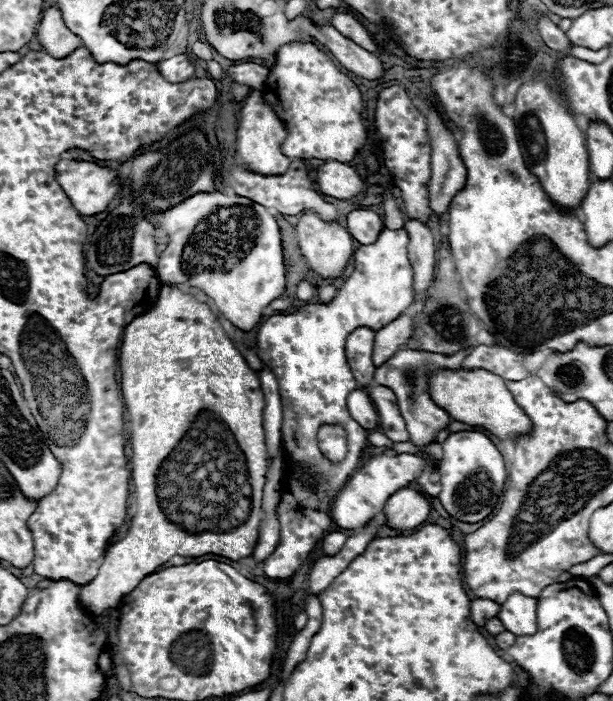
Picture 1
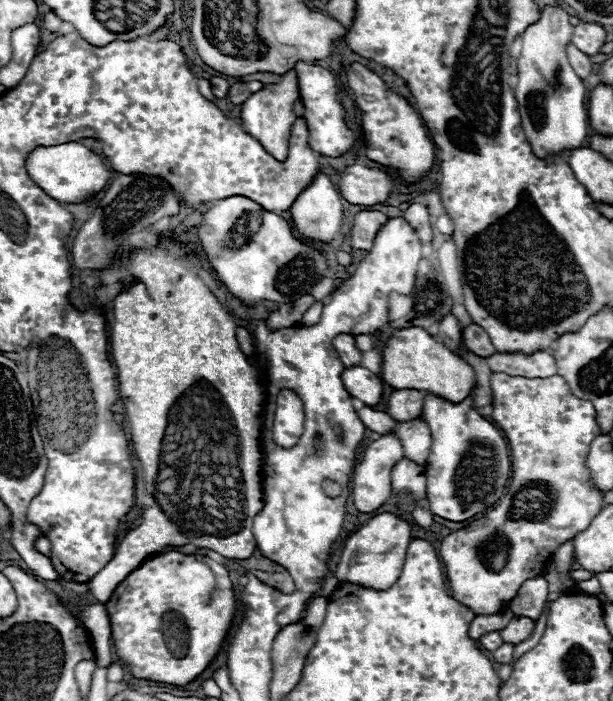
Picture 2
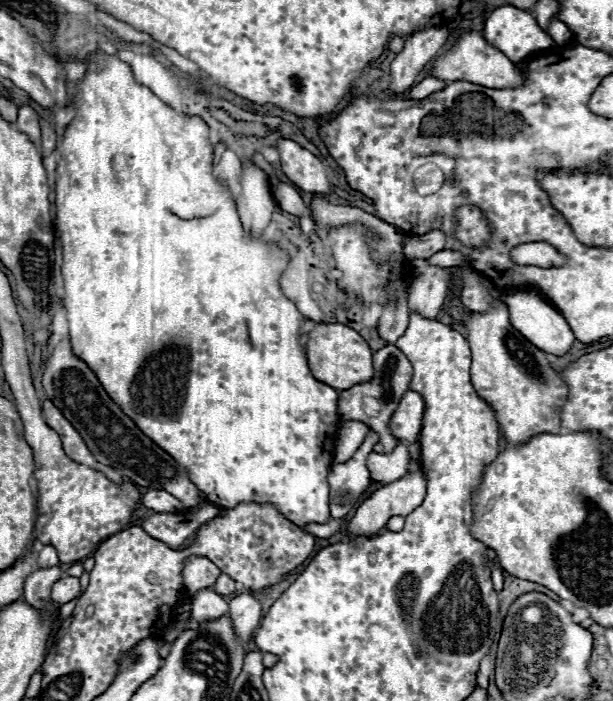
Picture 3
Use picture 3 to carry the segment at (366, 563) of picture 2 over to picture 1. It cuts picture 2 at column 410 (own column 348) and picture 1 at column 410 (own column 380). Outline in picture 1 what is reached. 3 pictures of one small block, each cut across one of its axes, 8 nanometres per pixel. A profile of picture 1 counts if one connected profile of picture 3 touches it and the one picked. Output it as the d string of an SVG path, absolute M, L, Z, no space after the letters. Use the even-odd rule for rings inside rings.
M402 488L388 498L384 514L388 516L388 522L394 530L408 532L428 518L430 502L422 492L414 488Z

